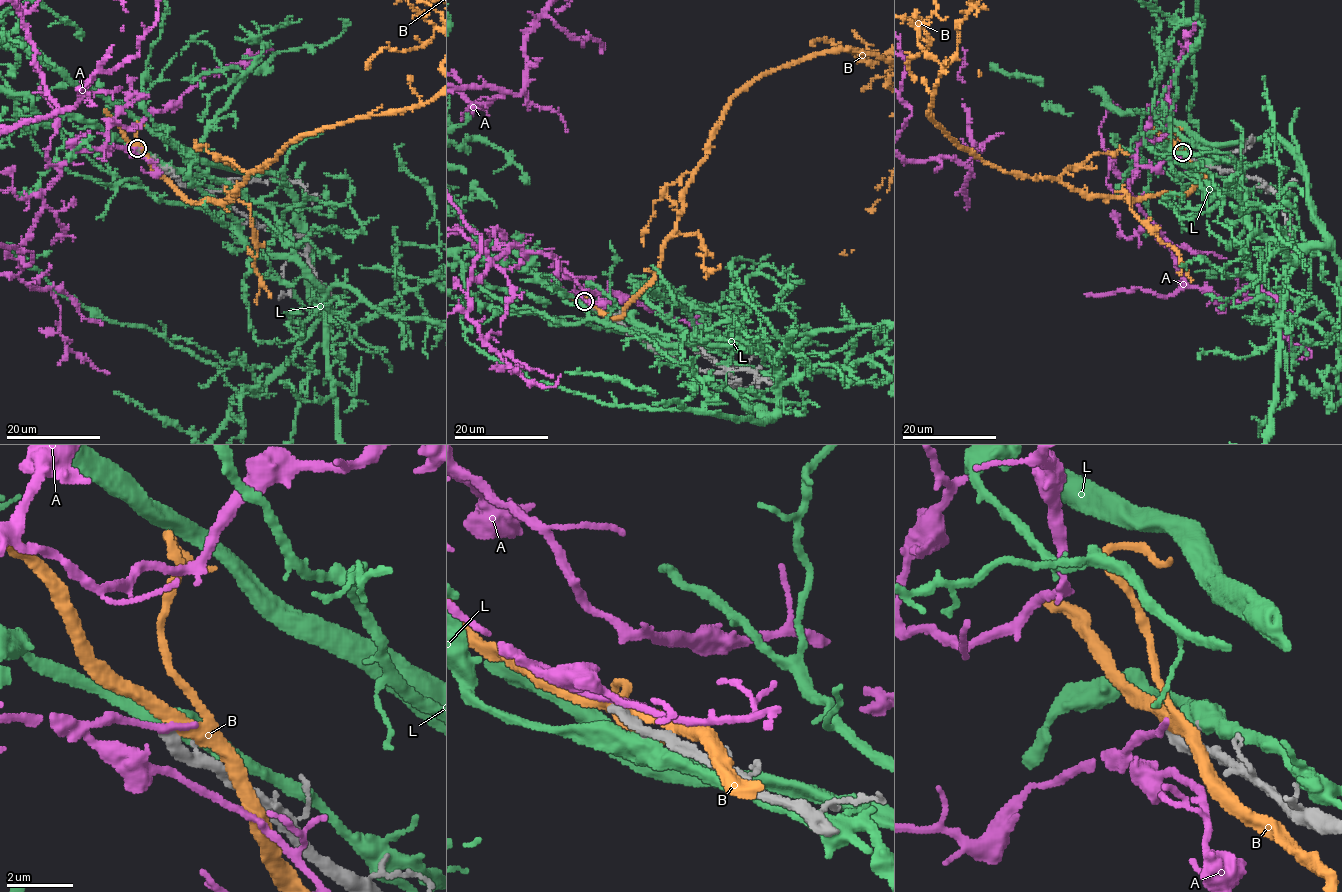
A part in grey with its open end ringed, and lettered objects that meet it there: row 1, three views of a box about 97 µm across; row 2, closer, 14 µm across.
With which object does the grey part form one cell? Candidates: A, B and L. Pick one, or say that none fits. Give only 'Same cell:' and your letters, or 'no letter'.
Same cell: no letter

